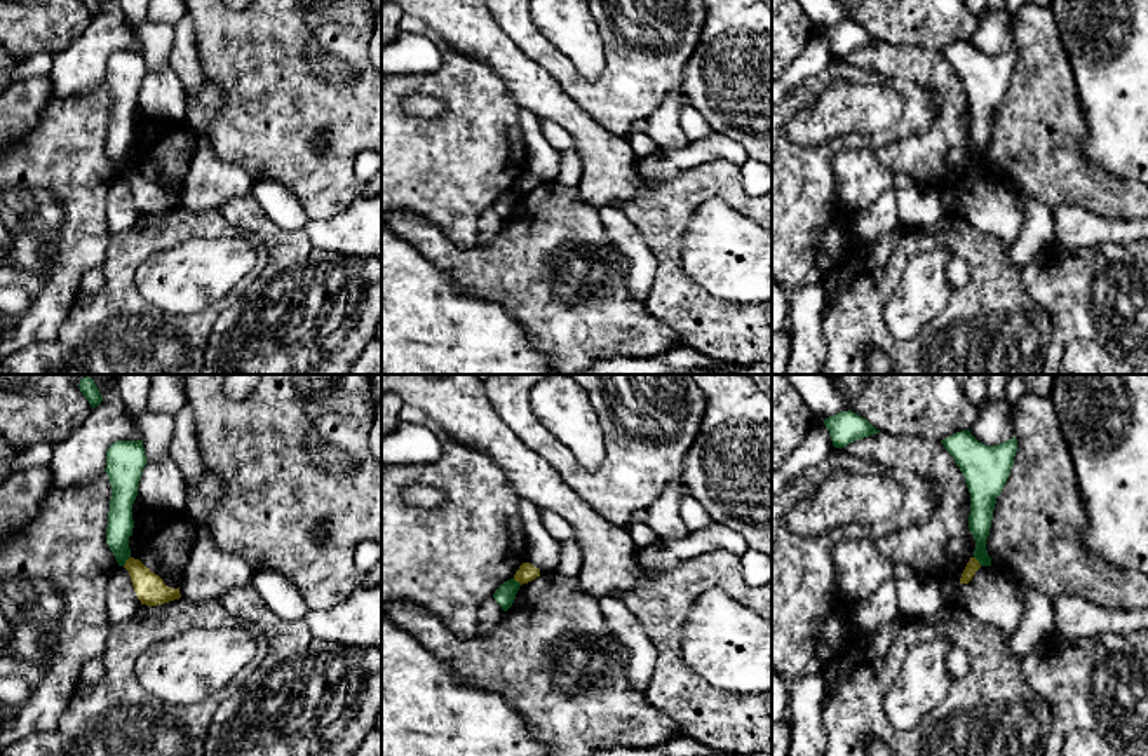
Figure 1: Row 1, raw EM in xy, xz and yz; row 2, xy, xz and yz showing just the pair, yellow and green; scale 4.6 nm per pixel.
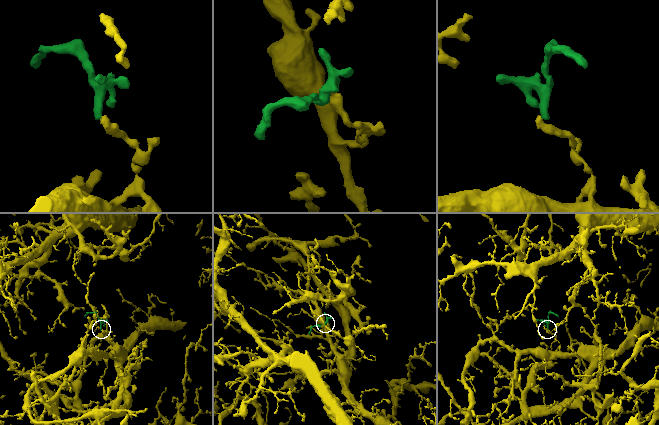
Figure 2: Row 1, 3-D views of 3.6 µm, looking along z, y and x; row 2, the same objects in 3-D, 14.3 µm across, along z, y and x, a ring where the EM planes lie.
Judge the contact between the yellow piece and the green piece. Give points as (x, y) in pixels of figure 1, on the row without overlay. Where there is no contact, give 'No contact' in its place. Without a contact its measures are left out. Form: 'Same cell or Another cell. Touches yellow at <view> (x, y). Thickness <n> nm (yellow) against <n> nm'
Another cell. Touches yellow at xy (126, 171). Thickness 140 nm (yellow) against 120 nm

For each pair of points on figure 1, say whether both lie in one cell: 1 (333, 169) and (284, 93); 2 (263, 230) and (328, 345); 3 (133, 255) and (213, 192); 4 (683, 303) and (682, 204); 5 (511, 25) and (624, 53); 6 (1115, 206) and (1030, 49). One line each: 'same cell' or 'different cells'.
1: same cell
2: same cell
3: different cells
4: same cell
5: same cell
6: same cell

